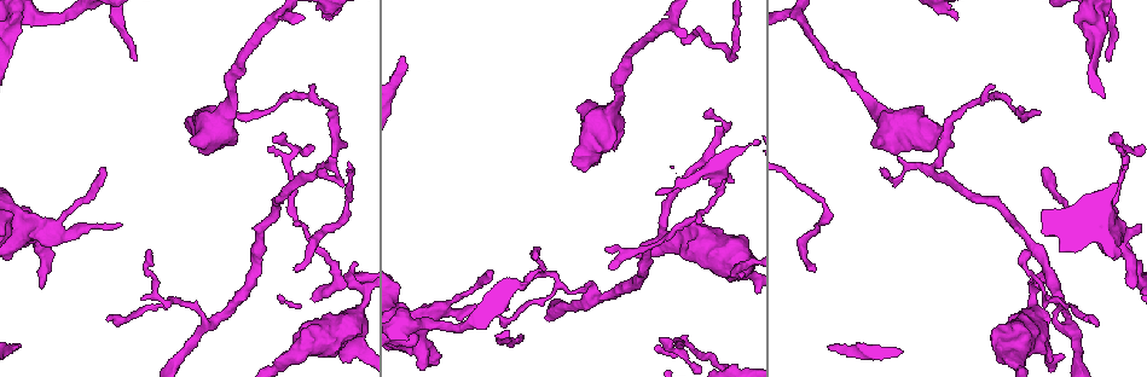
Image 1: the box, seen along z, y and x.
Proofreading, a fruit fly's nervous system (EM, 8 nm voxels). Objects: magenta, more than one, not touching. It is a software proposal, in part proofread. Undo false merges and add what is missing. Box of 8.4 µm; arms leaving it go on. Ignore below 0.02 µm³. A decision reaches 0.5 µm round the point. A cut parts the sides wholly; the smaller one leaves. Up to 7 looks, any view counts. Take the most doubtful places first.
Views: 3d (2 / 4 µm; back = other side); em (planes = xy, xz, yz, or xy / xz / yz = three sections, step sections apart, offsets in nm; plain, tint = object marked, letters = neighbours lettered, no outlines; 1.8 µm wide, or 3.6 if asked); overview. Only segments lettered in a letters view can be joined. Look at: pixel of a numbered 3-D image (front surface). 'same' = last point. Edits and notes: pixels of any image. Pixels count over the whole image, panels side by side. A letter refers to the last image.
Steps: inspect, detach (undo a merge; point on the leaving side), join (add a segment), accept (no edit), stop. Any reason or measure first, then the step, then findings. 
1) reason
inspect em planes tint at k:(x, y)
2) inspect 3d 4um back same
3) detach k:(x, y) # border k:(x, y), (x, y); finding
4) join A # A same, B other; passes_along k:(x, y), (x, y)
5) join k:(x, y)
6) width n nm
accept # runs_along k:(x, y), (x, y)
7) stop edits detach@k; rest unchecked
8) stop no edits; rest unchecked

sudden change in width
inspect 3d 4um at 1:(418, 345)

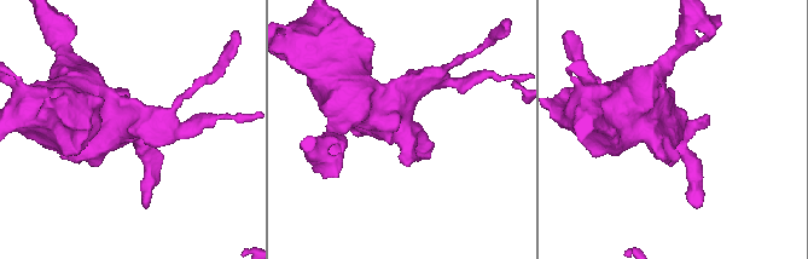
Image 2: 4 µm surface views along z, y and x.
inspect em yz step 8 letters at 2:(401, 130)

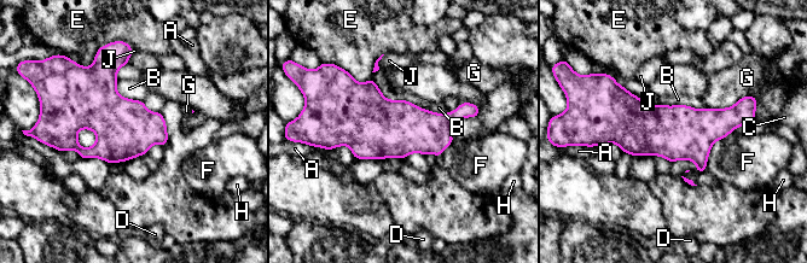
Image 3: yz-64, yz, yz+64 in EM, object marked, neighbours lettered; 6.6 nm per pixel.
accept # A other, B other, C other, D other, E other, F other, G other, H other, J other; border 3:(659, 104), (706, 107); all the same cell

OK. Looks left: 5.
branch stops here
inspect 3d 4um at 1:(1023, 106)

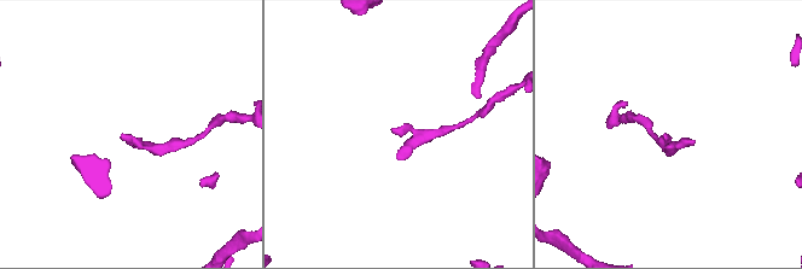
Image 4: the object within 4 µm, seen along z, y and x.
shape alone is not enough
inspect em planes tint at 4:(669, 136)

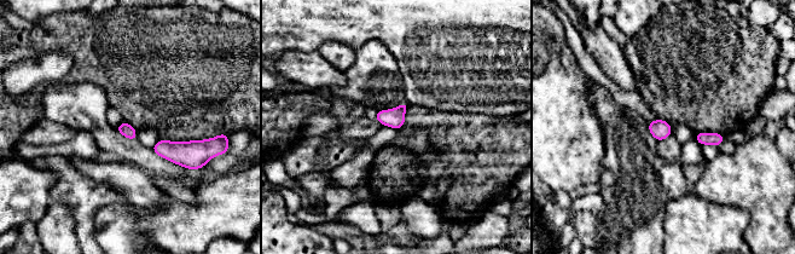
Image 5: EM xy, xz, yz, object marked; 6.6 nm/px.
inspect em planes letters same

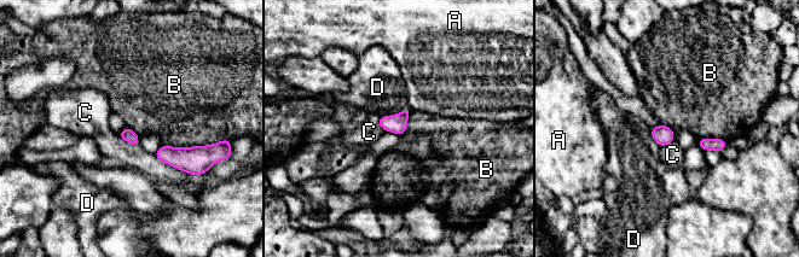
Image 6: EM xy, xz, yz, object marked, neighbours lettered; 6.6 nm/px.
accept # A other, B other, C other, D other; none of them fits

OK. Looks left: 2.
thick turns thin
inspect em xz step 8 tint at 1:(730, 266)

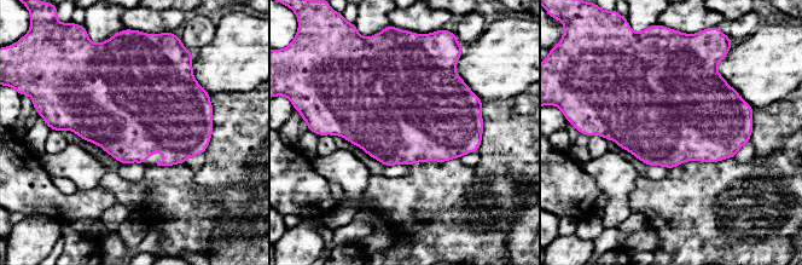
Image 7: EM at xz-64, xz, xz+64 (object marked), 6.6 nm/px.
inspect em planes letters same

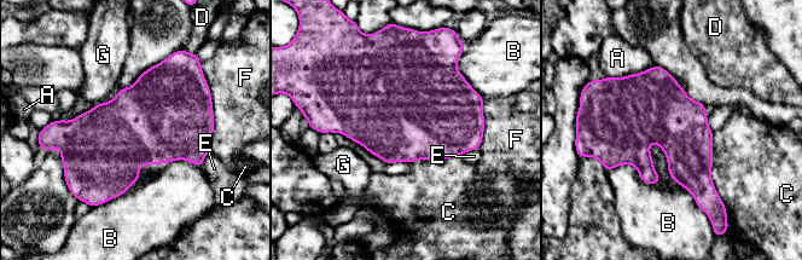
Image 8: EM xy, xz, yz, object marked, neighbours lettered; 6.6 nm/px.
accept # A other, B other, C other, D other, E other, F other, G other; border 8:(712, 133), (710, 179), (721, 200); all the same cell

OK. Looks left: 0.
stop no edits; rest unchecked

